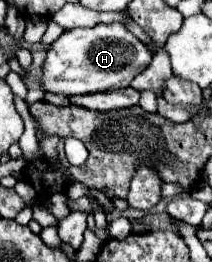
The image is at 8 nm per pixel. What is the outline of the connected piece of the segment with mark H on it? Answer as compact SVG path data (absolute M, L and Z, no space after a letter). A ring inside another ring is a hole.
M98 23L90 29L64 31L48 49L40 83L44 93L62 97L90 95L128 87L130 81L152 61L152 51L136 39L122 23Z

